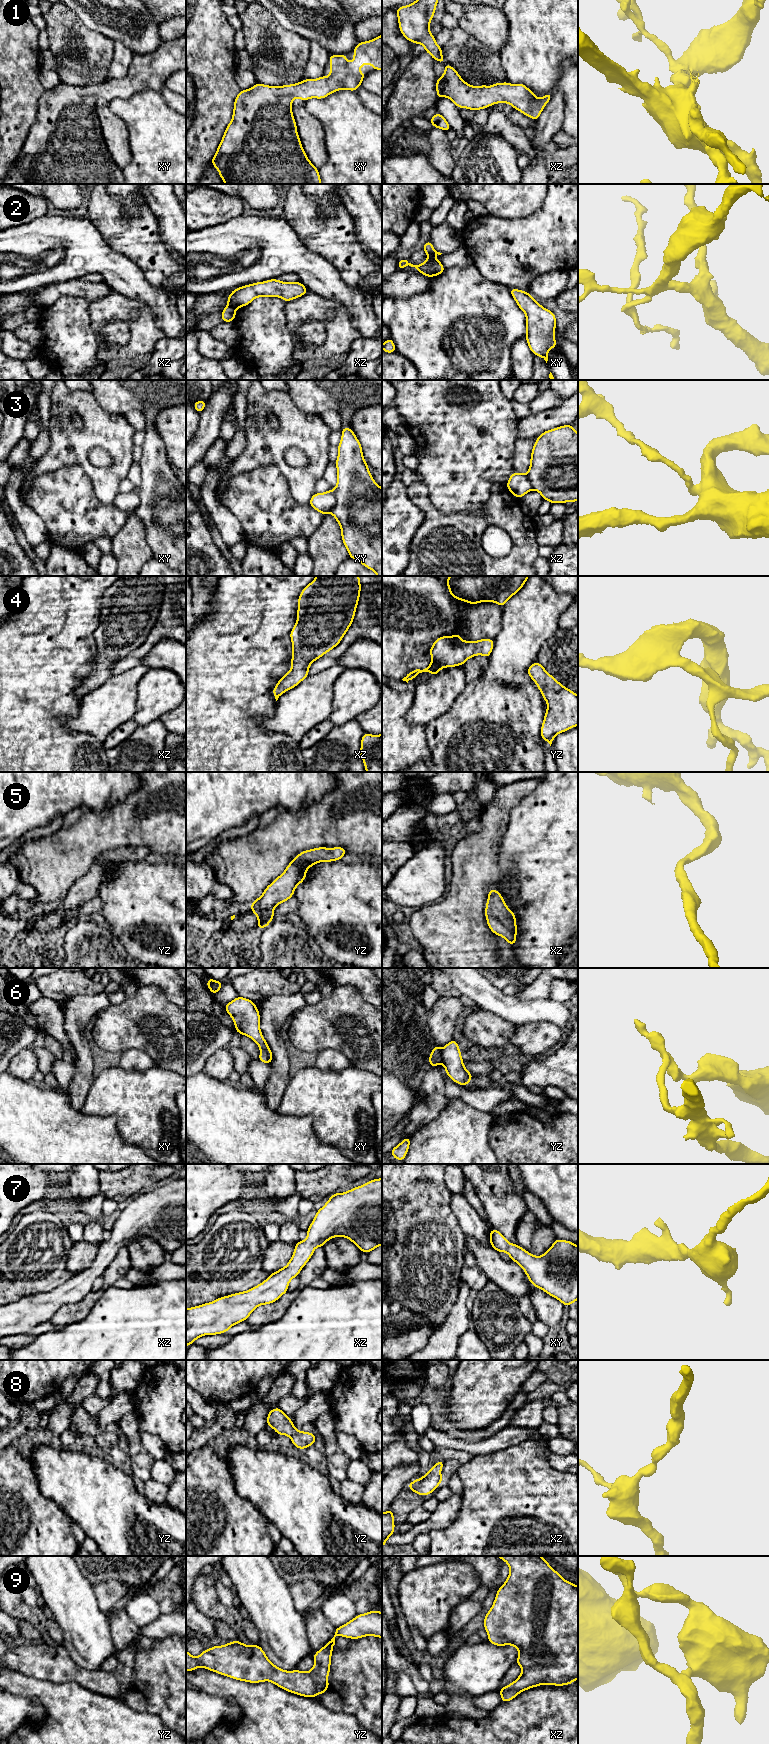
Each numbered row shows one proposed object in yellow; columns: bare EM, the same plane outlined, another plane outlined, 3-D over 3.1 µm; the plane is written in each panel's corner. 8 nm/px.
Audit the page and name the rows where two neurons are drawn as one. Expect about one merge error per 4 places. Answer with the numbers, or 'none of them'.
2, 3, 6

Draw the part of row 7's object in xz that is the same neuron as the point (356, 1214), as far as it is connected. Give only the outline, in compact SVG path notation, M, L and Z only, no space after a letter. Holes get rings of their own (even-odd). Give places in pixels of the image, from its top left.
M382 1178L370 1180L344 1193L335 1193L320 1208L309 1228L304 1241L298 1241L290 1261L278 1271L252 1287L248 1291L220 1297L210 1303L186 1308L186 1347L204 1335L226 1333L230 1327L246 1321L250 1314L260 1305L271 1304L288 1292L289 1282L312 1257L316 1247L323 1247L333 1237L345 1237L353 1242L361 1252L369 1253L382 1245Z

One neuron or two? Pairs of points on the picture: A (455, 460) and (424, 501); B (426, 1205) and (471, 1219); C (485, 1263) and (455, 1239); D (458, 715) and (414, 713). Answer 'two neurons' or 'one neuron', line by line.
A: two neurons
B: two neurons
C: two neurons
D: two neurons

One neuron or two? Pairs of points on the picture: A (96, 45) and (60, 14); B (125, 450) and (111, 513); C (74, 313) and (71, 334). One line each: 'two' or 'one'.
A: one
B: two
C: one

